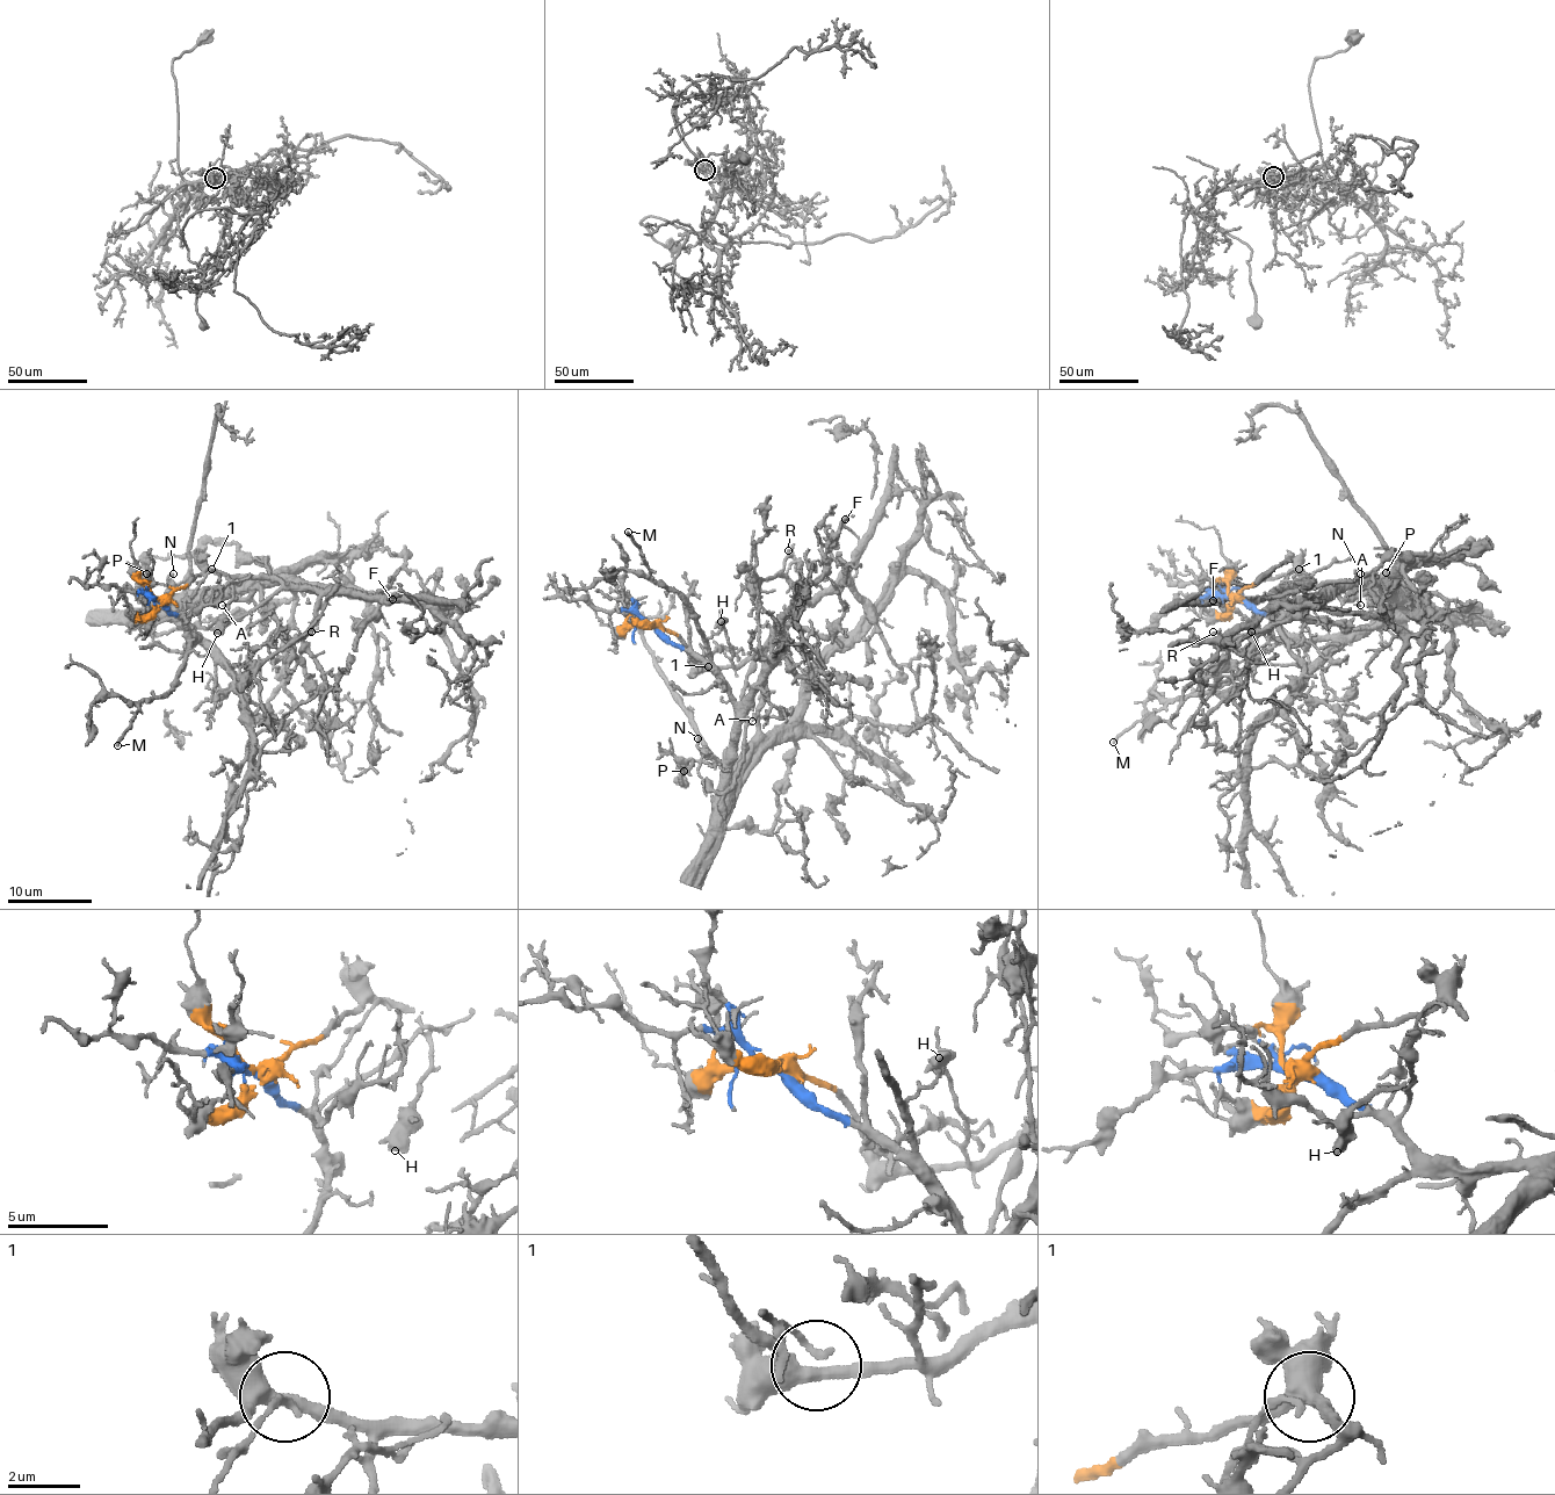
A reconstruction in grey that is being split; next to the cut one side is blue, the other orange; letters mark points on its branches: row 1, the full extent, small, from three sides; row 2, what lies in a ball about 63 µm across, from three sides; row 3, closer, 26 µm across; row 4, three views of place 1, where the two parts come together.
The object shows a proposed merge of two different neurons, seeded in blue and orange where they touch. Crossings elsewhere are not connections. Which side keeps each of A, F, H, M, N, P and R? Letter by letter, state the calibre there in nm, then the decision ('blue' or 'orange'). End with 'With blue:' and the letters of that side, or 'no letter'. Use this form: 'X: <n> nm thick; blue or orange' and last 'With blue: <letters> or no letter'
A: 190 nm thick; blue
F: 180 nm thick; orange
H: 600 nm thick; orange
M: 180 nm thick; blue
N: 150 nm thick; blue
P: 180 nm thick; blue
R: 200 nm thick; orange
With blue: A, M, N, P

